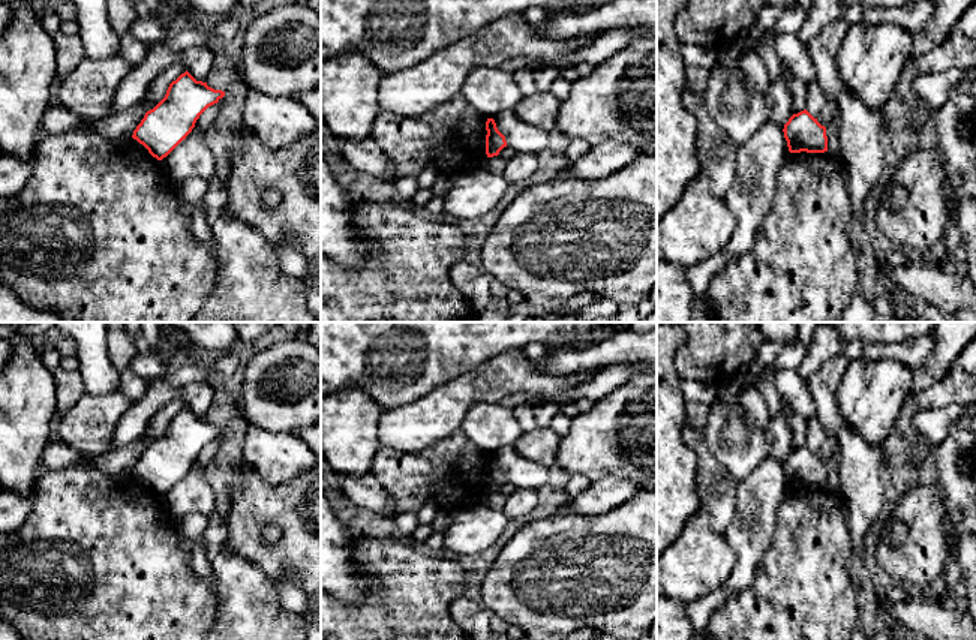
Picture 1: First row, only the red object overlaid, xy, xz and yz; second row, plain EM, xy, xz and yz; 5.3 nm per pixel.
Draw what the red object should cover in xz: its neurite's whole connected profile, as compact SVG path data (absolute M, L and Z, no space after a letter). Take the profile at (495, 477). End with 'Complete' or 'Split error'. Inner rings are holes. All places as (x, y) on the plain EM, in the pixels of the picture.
M487 454L486 466L486 490L487 493L498 492L499 487L507 483L505 472L498 466L493 454Z. Complete

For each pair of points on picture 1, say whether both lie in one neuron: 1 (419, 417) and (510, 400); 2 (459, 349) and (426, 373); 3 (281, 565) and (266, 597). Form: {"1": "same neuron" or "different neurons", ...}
{"1": "different neurons", "2": "same neuron", "3": "different neurons"}

